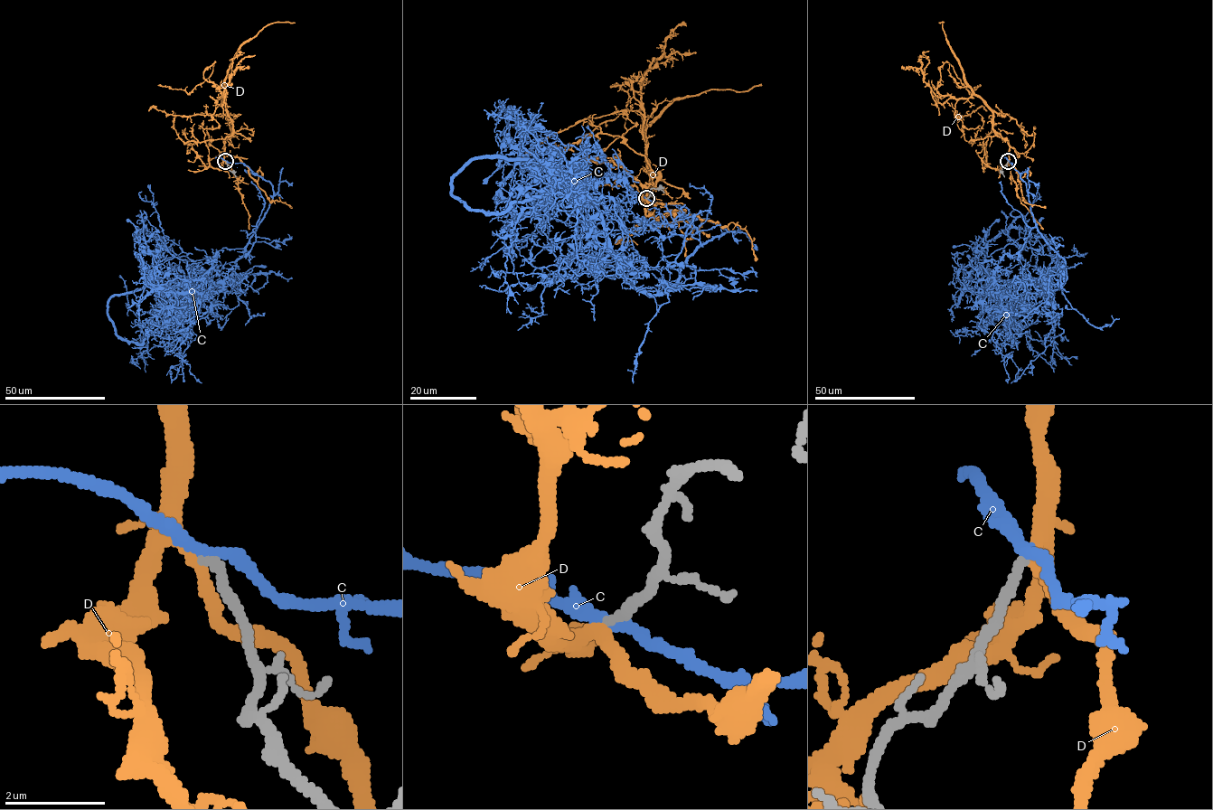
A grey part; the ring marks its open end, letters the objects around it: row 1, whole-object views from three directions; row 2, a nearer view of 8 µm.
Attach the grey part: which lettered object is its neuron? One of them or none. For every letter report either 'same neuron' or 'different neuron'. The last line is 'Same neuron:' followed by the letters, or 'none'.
C: different neuron
D: different neuron
Same neuron: none

